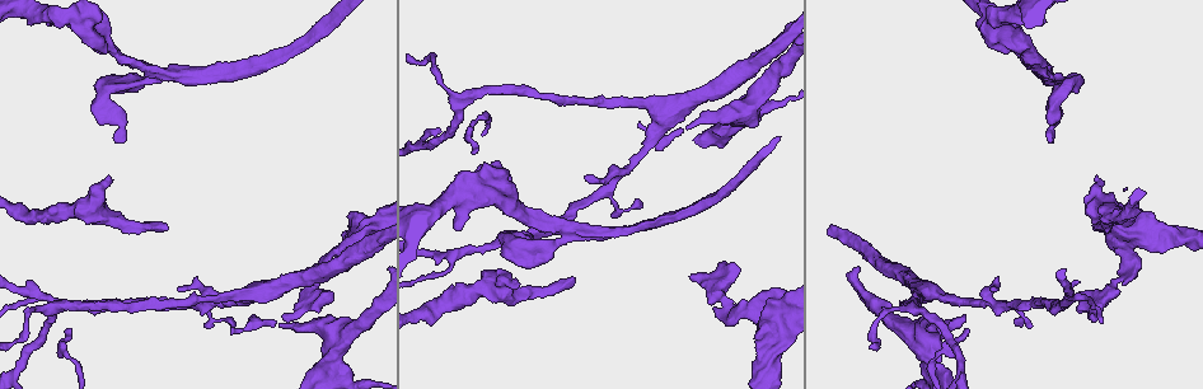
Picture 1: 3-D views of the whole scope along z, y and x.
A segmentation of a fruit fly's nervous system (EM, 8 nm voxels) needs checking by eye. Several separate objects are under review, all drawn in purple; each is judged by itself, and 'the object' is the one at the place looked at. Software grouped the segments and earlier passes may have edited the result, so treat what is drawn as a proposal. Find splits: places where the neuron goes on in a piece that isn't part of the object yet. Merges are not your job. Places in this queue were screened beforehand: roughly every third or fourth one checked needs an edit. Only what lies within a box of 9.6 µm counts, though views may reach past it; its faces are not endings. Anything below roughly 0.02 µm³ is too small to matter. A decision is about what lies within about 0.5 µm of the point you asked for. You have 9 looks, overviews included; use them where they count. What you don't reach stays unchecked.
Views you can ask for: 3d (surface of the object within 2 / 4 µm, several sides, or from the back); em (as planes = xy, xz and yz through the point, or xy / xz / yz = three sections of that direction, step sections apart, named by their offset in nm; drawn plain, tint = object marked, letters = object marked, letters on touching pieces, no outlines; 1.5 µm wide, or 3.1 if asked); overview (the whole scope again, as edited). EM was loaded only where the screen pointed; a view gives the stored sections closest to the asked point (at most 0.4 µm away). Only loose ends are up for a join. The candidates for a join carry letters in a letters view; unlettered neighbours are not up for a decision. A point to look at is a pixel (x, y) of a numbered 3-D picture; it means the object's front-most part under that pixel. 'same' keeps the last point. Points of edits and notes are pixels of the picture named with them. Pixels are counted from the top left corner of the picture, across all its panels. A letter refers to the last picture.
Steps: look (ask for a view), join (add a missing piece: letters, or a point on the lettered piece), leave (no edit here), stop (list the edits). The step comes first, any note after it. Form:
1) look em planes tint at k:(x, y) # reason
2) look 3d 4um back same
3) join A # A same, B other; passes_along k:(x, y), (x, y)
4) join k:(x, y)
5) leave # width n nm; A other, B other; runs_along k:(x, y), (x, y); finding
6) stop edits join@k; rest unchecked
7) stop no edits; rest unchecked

look 3d 2um back at 1:(283, 316)

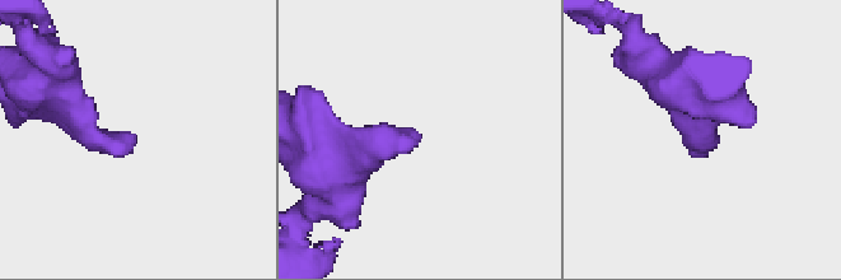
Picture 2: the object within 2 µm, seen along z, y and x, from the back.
look em planes letters at 2:(414, 133)

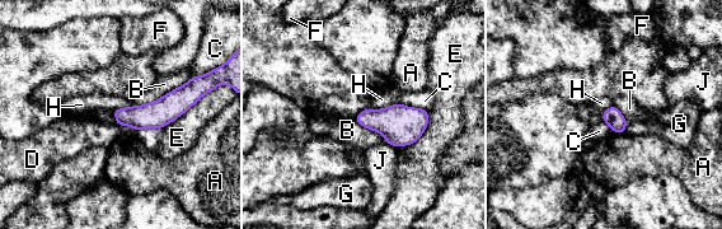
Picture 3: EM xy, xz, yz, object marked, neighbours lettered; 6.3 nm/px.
leave # longest_contact B 400 nm; A other, B other, C other, D other, E other, F other, G other, H other, J other; runs_along 3:(193, 96), (156, 115), (117, 115); no lettered piece goes on from it

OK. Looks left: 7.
look em planes letters at 1:(230, 332) # thin end

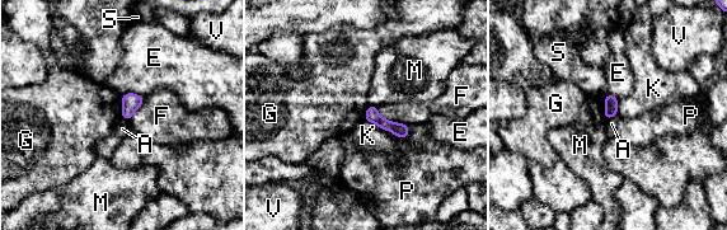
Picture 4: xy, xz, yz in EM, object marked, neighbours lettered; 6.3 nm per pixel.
leave # A other, E other, F other, G other, K other, M other, P other, S other, V other; runs_along 4:(369, 112), (380, 122), (406, 131); none of them fits

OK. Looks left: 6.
look 3d 2um at 1:(1092, 227) # free end

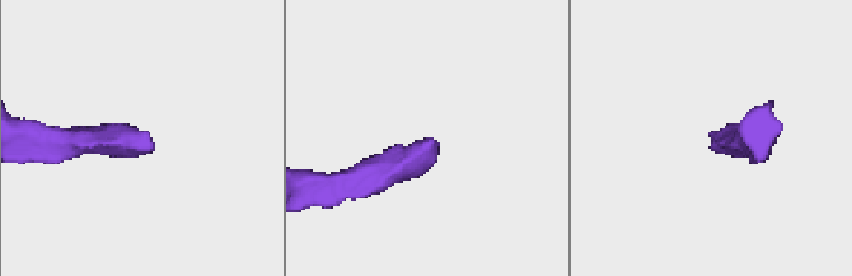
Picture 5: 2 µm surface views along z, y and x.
look em planes letters at 5:(720, 150) # need the tissue

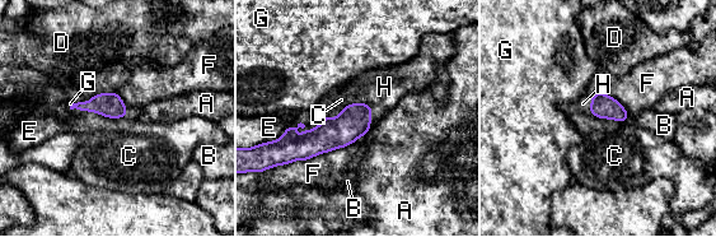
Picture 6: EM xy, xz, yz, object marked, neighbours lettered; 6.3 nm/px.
join H # A other, B other, C other, D other, E other, F other, G other, H same; passes_along 6:(354, 121), (364, 103), (384, 87); the neuron continues

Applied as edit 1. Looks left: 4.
look overview # see it whole again

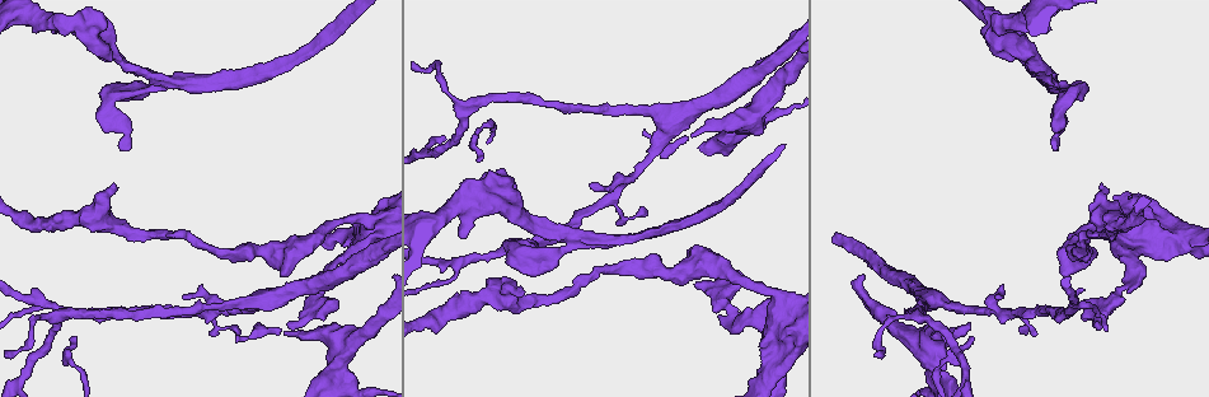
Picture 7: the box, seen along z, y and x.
look 3d 4um at 7:(1104, 188) # branch stops here

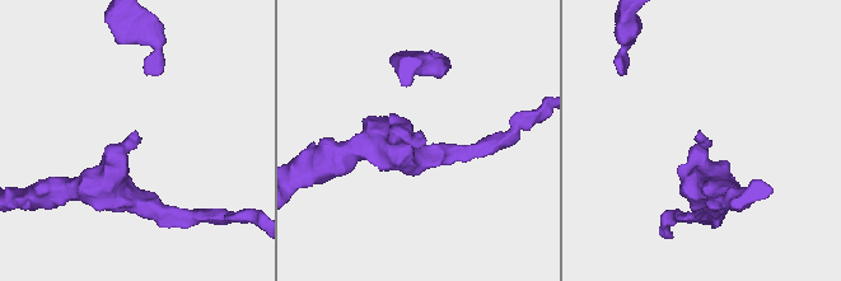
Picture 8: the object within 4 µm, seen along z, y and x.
look em planes plain at 8:(424, 143) # shape alone is not enough

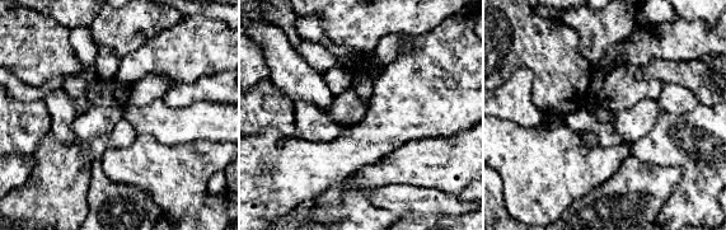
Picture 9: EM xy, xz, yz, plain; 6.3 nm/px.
look em planes letters same

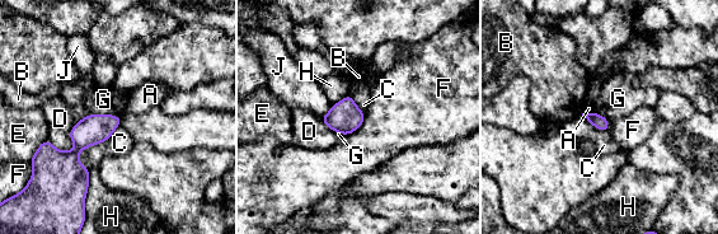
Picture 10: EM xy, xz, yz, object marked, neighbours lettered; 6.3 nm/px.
leave # longest_contact C 360 nm; A other, B other, C other, D other, E other, F other, G other, H other, J other; border 10:(365, 115), (353, 131), (343, 135); none of them fits

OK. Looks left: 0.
stop edits join@6; rest unchecked

